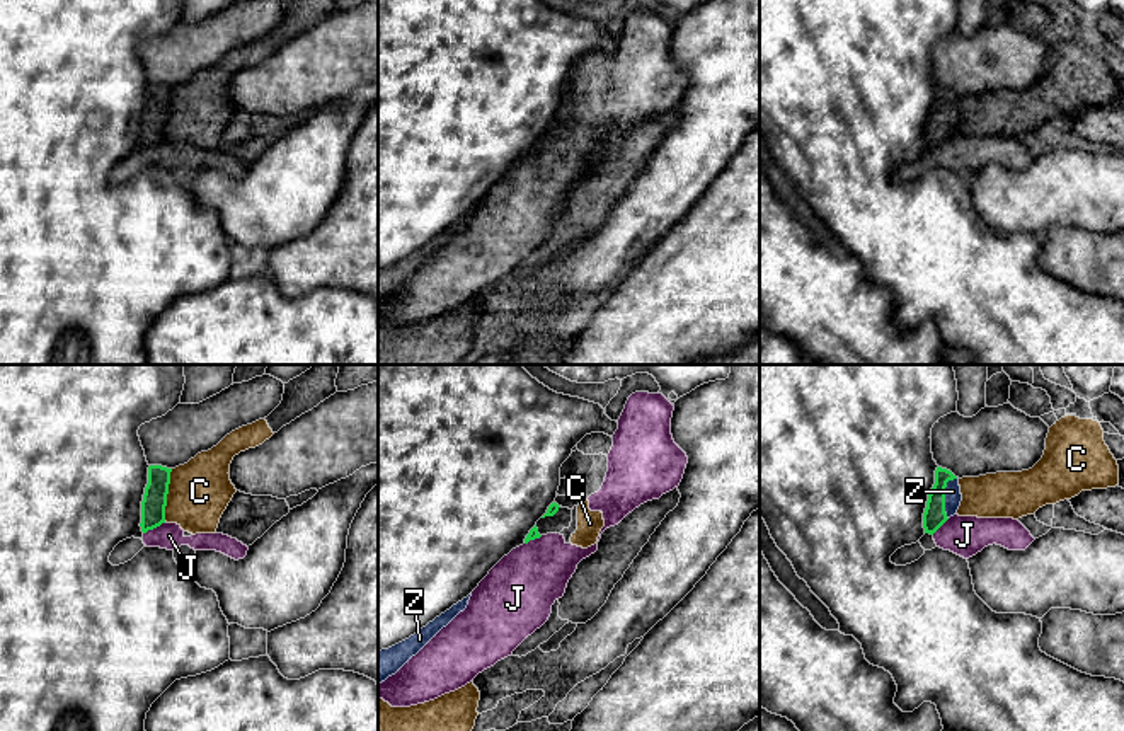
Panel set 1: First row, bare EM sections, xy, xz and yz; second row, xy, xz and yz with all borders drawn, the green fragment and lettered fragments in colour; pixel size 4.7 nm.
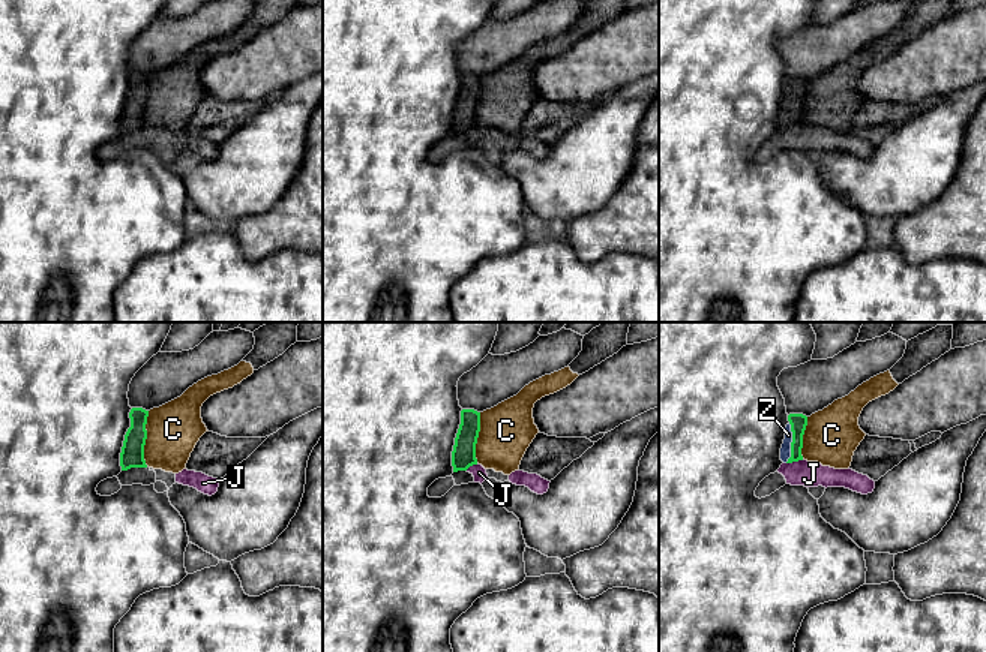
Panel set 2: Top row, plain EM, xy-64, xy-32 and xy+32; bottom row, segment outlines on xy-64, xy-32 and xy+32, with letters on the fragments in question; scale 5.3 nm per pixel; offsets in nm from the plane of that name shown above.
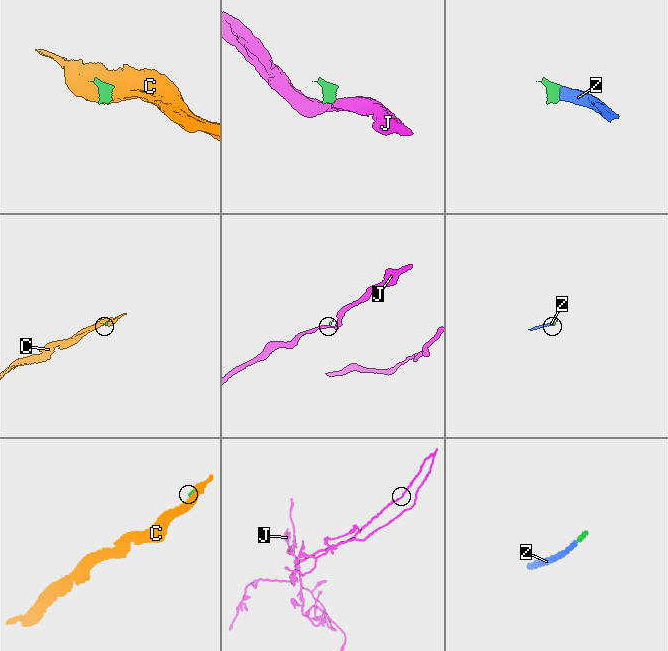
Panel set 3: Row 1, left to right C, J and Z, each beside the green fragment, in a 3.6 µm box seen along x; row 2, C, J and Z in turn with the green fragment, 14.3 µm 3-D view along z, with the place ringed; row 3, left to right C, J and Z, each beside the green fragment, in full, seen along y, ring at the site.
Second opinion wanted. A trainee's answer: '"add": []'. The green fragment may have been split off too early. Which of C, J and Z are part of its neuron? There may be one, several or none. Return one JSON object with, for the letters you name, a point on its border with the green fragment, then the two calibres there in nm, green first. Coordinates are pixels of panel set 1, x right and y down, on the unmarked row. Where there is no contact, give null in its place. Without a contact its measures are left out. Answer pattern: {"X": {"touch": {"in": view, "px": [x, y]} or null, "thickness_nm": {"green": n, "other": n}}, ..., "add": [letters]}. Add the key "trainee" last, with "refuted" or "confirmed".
{"Z": {"touch": {"in": "yz", "px": [944, 115]}, "thickness_nm": {"green": 110, "other": 80}}, "add": ["Z"], "trainee": "refuted"}

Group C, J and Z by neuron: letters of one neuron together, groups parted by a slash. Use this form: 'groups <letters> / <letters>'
groups C / J / Z

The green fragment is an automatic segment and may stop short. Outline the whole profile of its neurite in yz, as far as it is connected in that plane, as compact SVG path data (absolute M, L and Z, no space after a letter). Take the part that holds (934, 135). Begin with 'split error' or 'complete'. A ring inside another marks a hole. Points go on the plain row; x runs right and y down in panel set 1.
split error; M937 85L935 102L928 112L926 126L923 131L925 152L933 153L961 124L962 112L959 95L950 89Z

